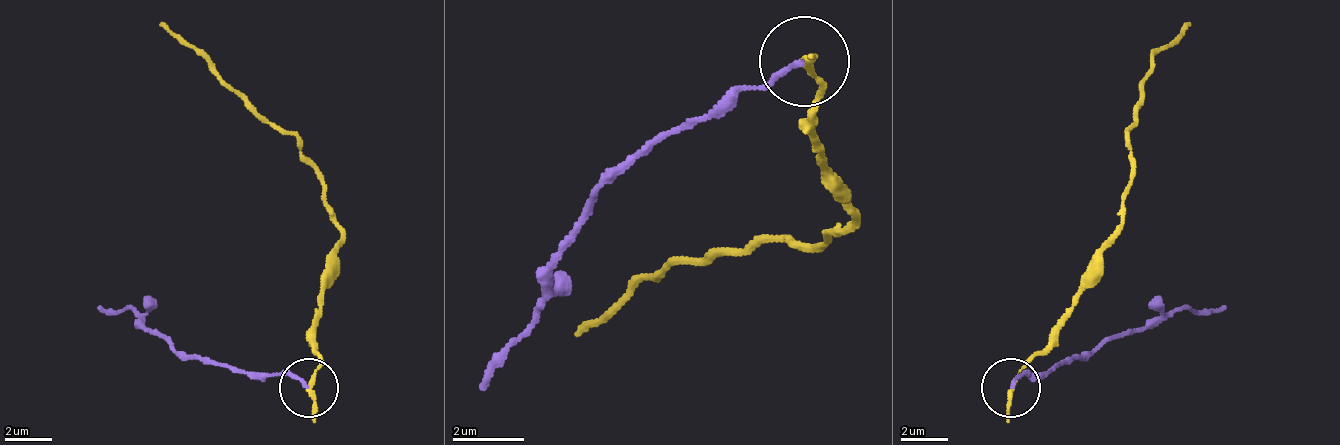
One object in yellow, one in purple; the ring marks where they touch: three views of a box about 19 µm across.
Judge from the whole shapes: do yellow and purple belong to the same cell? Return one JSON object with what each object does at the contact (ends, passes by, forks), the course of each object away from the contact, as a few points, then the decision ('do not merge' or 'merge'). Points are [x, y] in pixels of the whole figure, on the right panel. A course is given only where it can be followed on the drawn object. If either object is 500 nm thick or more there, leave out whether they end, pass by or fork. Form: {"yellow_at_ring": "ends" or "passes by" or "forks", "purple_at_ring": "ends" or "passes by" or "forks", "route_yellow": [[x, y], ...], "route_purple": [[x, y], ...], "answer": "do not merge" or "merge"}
{"yellow_at_ring": "passes by", "purple_at_ring": "ends", "route_yellow": [[1009, 386], [1068, 309], [1109, 233], [1121, 221], [1127, 180], [1127, 133], [1139, 80], [1192, 21]], "route_purple": [[1009, 386], [1056, 362], [1086, 356], [1180, 309], [1227, 309]], "answer": "do not merge"}

